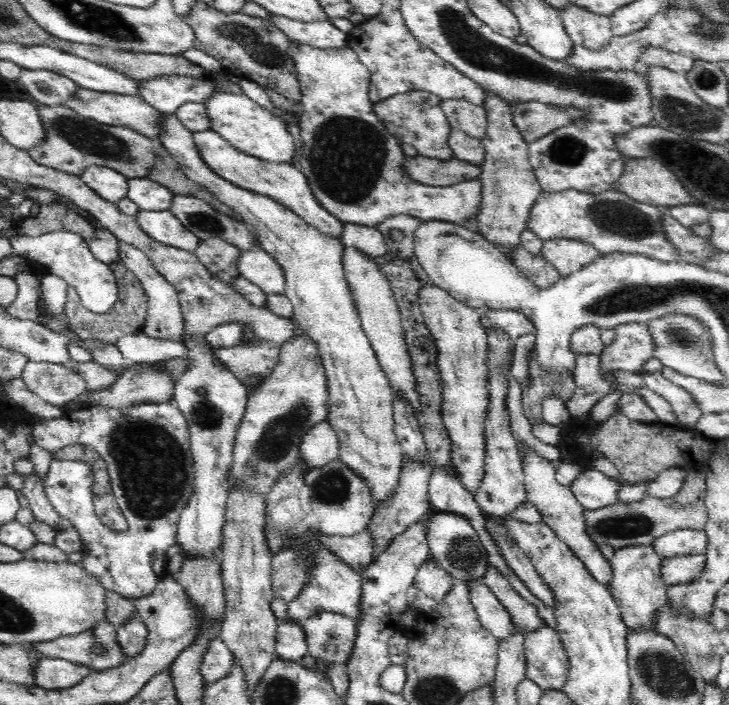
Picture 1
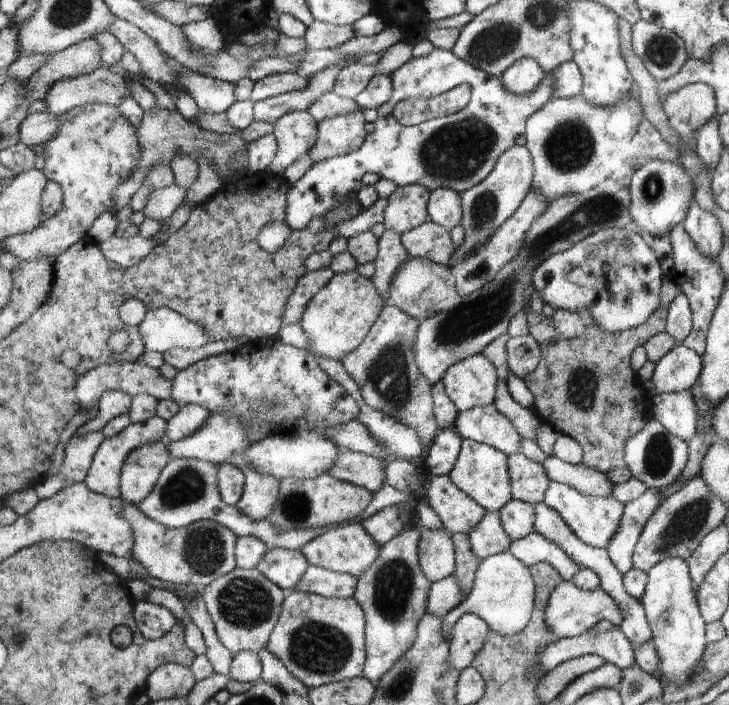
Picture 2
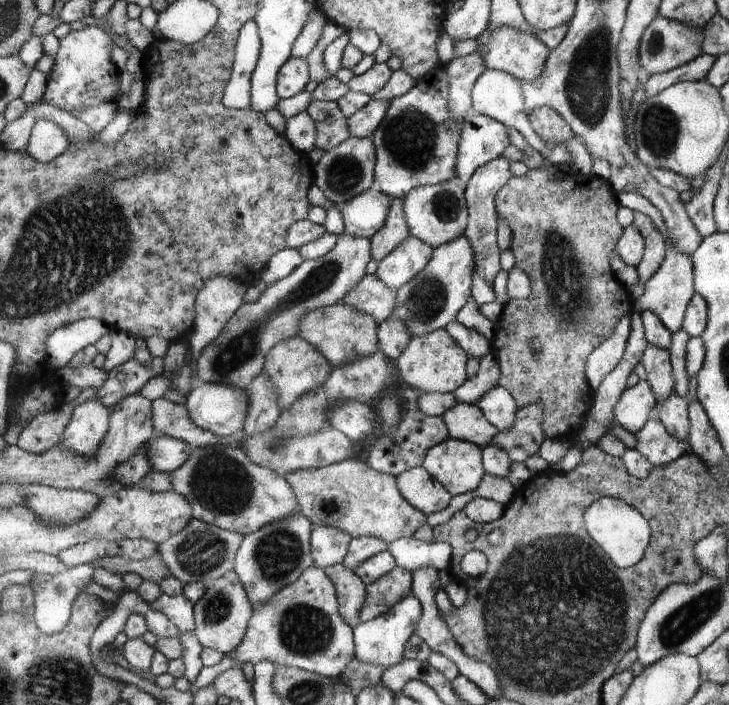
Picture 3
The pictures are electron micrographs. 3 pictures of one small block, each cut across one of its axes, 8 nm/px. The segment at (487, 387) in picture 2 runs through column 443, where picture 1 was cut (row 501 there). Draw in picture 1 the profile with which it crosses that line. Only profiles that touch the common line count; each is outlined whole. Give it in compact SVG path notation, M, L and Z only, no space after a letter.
M175 113L165 116L163 126L165 127L161 134L160 144L174 157L184 174L190 180L213 192L220 202L227 204L235 212L235 215L252 226L262 243L262 249L280 263L284 275L286 275L286 292L284 294L294 306L294 319L302 330L306 330L306 333L320 349L320 357L322 357L323 367L328 377L329 402L331 403L327 422L338 435L339 459L352 468L356 474L365 478L368 484L372 484L373 498L378 503L382 502L384 498L388 498L394 492L394 486L398 484L404 454L395 433L393 390L390 381L382 370L376 352L362 327L362 319L360 319L353 293L345 278L343 243L340 239L320 232L315 226L308 224L301 216L273 198L240 188L214 173L200 157L193 139L193 132L182 125Z

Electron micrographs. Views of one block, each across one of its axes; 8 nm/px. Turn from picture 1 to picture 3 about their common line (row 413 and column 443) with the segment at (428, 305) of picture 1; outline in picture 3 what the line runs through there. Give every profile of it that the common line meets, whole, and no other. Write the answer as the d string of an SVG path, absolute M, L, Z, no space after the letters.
M452 437L435 446L427 454L423 467L431 474L432 478L438 479L443 484L443 487L450 492L453 498L478 490L487 474L483 463L483 448L477 444Z

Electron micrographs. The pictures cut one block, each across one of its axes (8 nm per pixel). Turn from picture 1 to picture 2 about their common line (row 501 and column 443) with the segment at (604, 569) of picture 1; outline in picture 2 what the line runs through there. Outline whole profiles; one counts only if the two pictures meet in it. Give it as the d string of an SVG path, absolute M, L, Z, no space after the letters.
M422 528L419 542L420 565L432 583L445 580L456 572L456 548L451 532Z

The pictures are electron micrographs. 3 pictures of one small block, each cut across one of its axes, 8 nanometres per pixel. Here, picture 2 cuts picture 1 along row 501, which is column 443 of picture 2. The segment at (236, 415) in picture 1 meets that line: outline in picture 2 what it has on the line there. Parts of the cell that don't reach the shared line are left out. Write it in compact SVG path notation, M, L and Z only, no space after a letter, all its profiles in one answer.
M441 188L430 193L428 212L431 221L447 228L454 229L463 218L463 198L453 188Z

